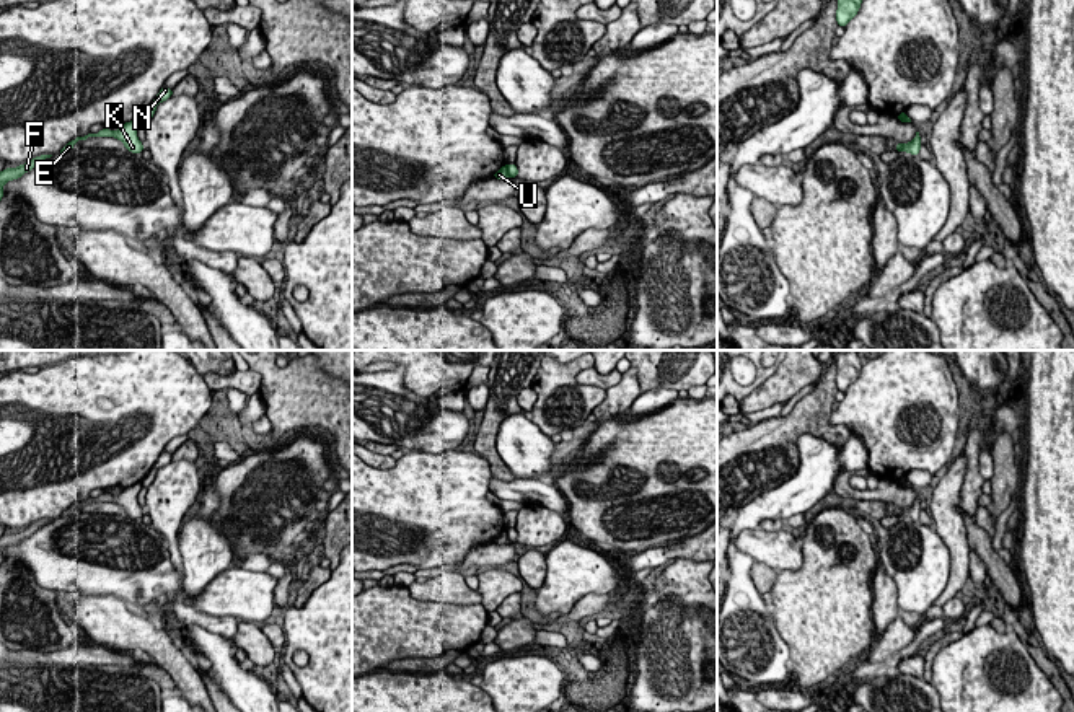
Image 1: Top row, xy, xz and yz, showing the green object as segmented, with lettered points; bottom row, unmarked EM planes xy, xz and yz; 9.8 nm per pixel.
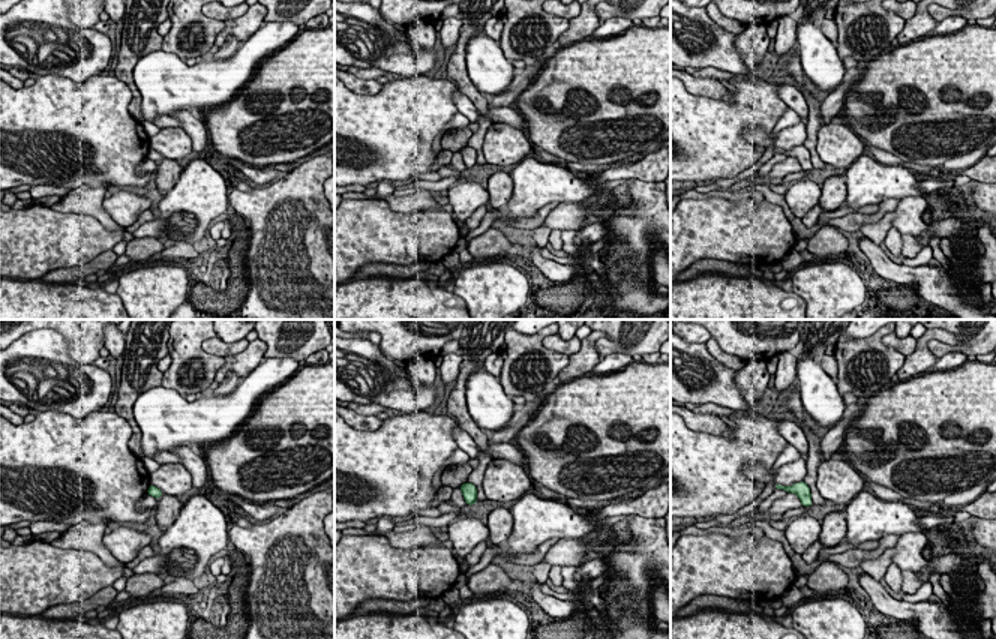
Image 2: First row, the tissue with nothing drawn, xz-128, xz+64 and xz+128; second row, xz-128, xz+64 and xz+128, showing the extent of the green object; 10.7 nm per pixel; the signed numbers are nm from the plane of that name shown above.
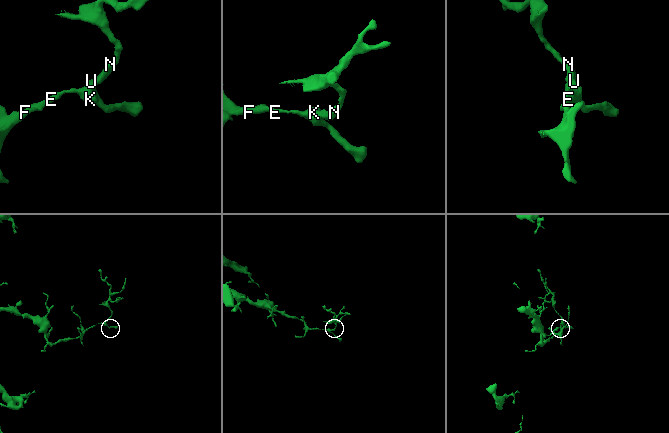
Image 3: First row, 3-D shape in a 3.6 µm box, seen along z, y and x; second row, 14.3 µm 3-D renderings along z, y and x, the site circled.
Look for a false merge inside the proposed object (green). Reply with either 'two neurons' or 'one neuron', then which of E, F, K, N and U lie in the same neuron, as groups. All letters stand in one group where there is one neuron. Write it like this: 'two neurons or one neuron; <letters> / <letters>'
two neurons; E F K U / N

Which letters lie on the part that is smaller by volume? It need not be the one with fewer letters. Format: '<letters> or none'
N

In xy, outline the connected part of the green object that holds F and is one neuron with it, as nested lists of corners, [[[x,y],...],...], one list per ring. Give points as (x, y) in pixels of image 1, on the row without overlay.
[[[39,520],[39,521],[33,523],[33,525],[29,525],[28,528],[16,531],[16,533],[5,533],[0,538],[0,565],[5,560],[3,559],[3,549],[5,547],[21,543],[24,538],[29,538],[34,531],[37,531],[41,526],[44,526],[44,525],[47,525],[51,521],[52,520]]]

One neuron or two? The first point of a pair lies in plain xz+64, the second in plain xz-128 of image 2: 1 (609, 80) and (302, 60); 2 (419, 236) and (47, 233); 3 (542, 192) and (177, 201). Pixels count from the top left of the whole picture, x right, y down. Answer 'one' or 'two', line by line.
1: one
2: one
3: one

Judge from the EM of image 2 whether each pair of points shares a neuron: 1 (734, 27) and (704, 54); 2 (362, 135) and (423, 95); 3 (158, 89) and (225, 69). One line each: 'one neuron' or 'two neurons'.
1: two neurons
2: one neuron
3: one neuron

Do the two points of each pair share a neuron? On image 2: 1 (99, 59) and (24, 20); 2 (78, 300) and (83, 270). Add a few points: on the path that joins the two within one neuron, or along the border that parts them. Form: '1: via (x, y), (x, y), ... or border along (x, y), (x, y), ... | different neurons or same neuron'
1: via (90, 36), (59, 18), (47, 18) | same neuron
2: border along (45, 281), (81, 282) | different neurons

